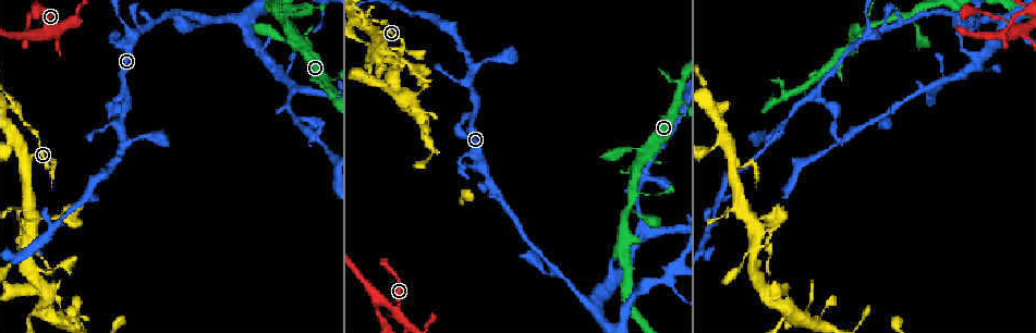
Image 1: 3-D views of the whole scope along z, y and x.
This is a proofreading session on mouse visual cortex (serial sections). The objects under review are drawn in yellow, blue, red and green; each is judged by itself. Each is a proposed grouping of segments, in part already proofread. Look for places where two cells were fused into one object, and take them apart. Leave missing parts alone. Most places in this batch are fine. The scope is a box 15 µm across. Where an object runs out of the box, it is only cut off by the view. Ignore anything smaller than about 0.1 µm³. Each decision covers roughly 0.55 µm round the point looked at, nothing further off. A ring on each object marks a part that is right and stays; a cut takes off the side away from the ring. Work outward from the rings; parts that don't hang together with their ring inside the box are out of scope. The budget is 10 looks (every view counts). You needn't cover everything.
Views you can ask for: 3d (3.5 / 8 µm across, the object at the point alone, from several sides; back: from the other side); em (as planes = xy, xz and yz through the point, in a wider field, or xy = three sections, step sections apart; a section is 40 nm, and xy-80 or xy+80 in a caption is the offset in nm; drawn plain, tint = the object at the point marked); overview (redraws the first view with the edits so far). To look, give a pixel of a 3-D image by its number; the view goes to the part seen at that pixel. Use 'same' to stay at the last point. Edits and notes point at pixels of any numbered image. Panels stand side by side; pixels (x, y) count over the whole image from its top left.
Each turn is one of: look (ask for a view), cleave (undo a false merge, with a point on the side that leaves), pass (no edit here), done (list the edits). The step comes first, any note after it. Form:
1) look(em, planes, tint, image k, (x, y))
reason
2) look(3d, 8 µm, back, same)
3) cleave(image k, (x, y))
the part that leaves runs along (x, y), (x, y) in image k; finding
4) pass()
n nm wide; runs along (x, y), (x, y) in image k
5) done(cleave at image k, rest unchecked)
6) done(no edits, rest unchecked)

look(3d, 3.5 µm, image 1, (999, 34))
three arms meet

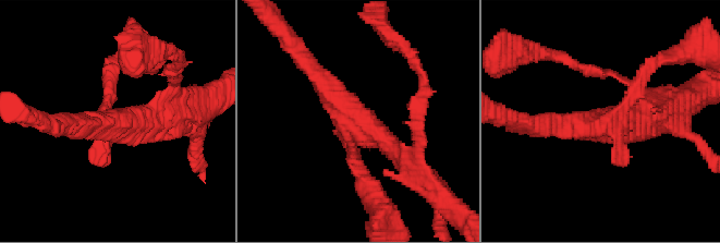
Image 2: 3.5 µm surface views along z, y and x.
look(em, planes, plain, image 2, (609, 122))

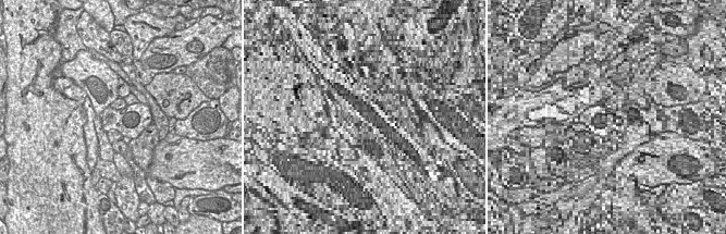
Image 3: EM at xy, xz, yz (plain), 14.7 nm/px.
look(em, planes, tint, same)

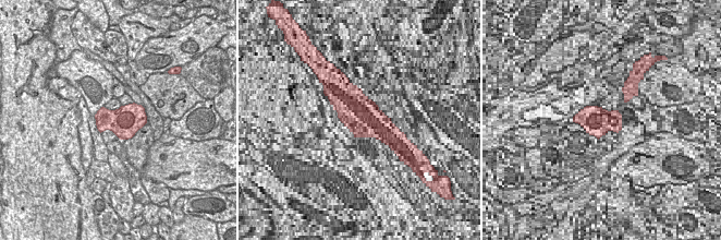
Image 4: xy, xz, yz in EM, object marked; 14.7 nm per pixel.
pass()
runs along (166, 97), (146, 123), (119, 123), (112, 70) in image 2; continuous, no second cell

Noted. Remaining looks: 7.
look(3d, 3.5 µm, image 1, (206, 20))
arms part here

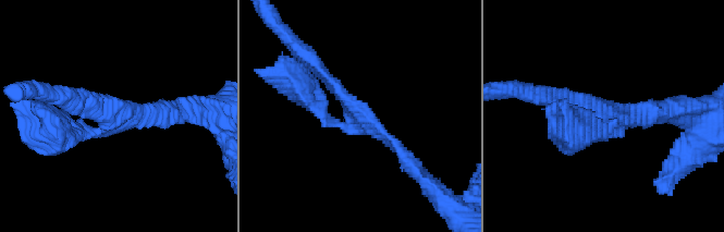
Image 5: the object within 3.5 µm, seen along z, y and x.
look(em, xy, step 1, tint, image 5, (597, 110))
3 arms; arms of 200, 200, 200 nm; shape alone is not enough

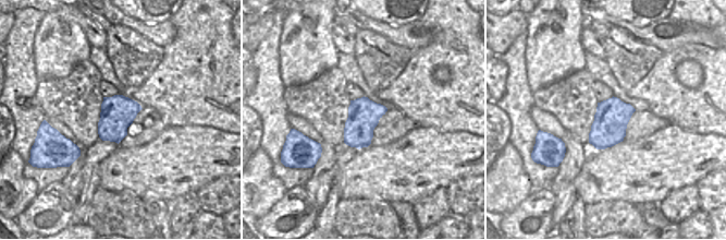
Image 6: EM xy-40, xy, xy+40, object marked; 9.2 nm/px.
pass()
runs along (308, 56), (358, 114), (405, 156) in image 5; one cell here

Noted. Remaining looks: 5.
look(3d, 3.5 µm, image 1, (939, 83))
three-way junction

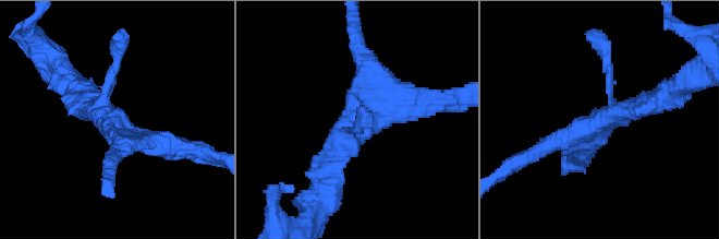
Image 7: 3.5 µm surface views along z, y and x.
look(em, xy, step 2, tint, image 7, (111, 123))

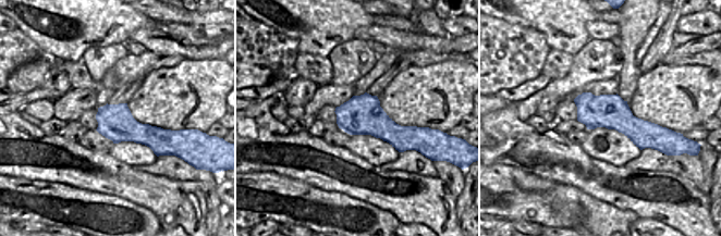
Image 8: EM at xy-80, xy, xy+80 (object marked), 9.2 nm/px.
pass()
runs along (657, 102), (614, 111), (539, 152) in image 7; one cell here

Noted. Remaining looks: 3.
look(3d, 3.5 µm, image 1, (287, 24))
two arms in line, one across

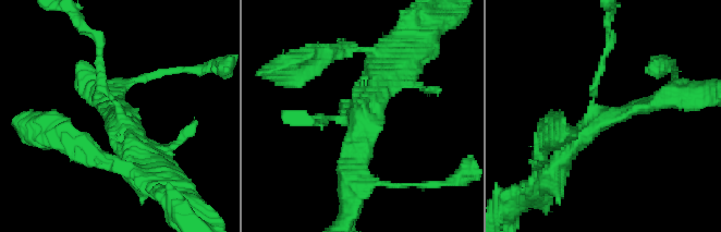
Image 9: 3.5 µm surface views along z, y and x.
look(em, xy, step 2, tint, image 9, (119, 118))
3 arms; arms of 150, 250, 300 nm; now the EM

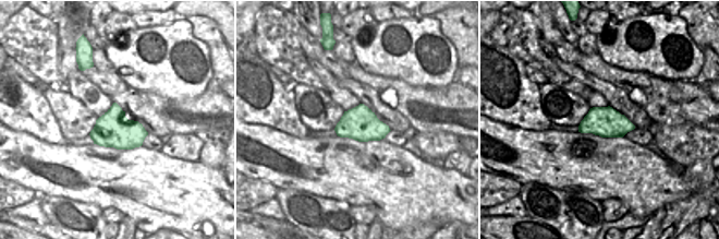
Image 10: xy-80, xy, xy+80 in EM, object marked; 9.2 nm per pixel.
pass()
runs along (557, 166), (601, 119), (665, 98) in image 9; all the same cell

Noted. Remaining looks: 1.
done(no edits, rest unchecked)

